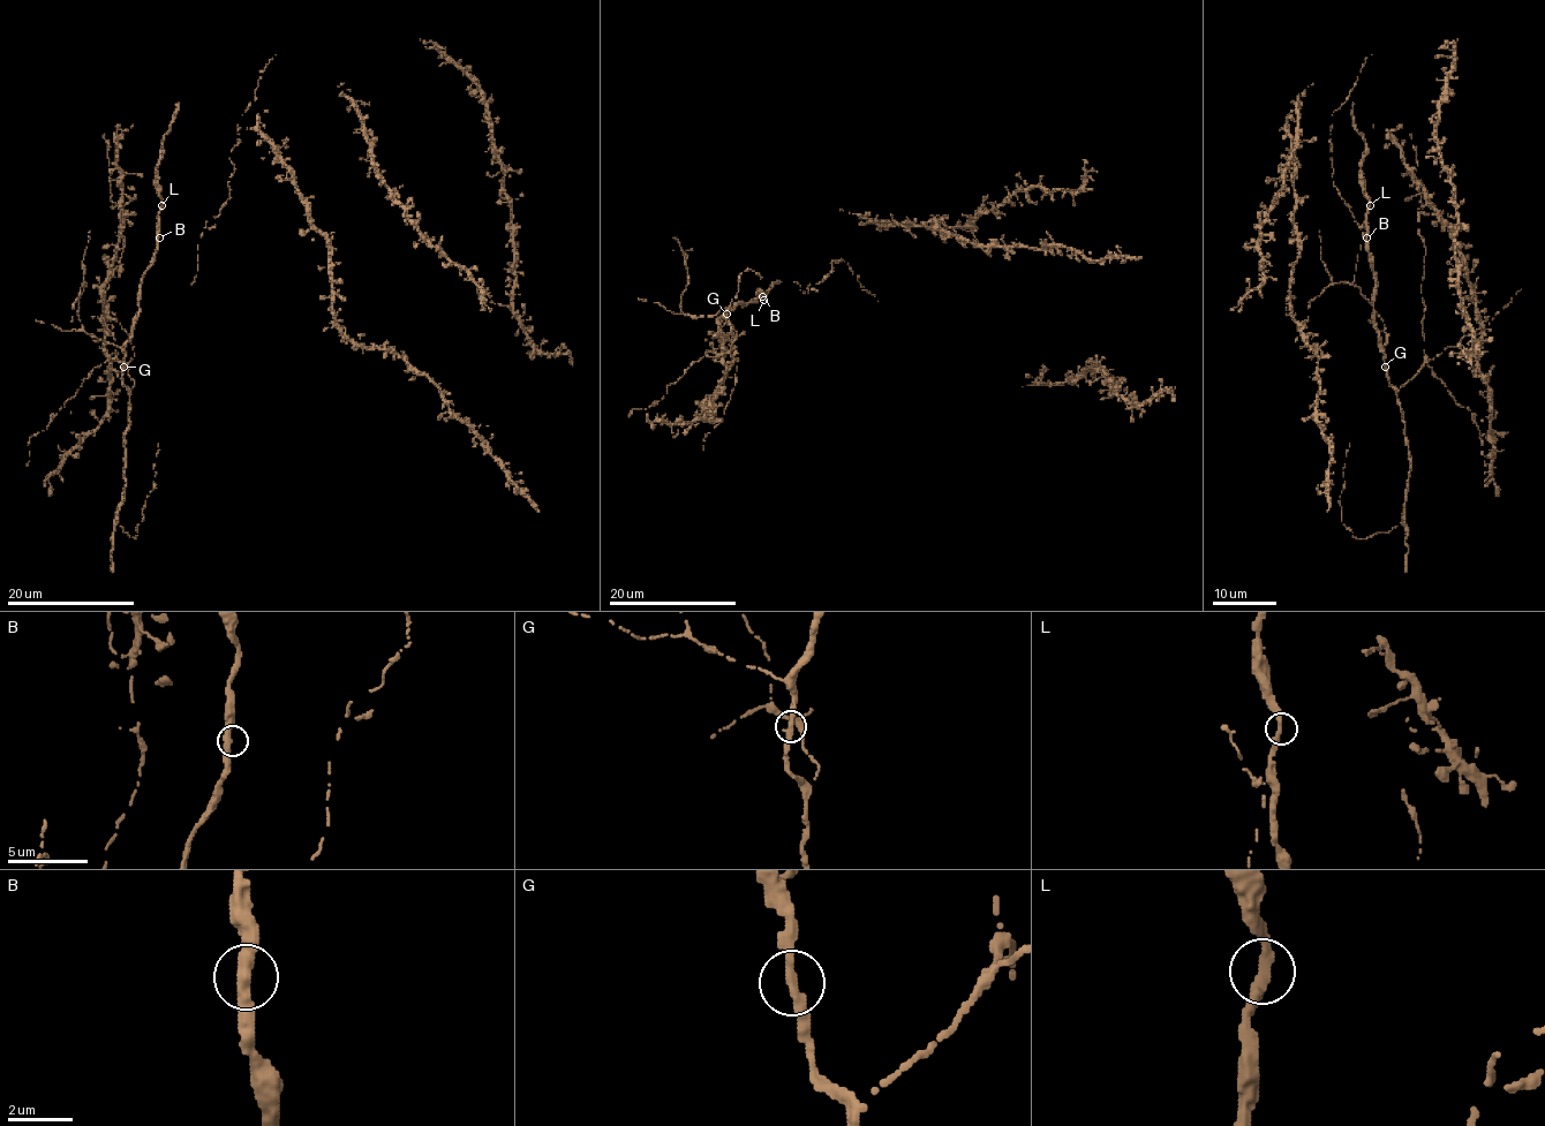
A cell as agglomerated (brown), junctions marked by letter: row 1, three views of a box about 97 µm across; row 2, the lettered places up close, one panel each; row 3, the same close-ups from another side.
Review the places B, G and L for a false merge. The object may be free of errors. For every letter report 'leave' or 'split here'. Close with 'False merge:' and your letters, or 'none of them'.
B: leave
G: leave
L: leave
False merge: none of them

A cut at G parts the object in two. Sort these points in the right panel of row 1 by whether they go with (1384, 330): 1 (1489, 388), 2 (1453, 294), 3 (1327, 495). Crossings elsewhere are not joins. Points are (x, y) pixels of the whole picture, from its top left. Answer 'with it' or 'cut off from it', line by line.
1: with it
2: with it
3: with it

